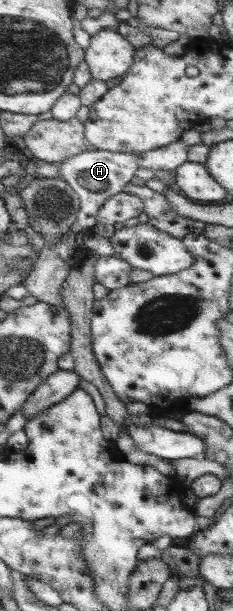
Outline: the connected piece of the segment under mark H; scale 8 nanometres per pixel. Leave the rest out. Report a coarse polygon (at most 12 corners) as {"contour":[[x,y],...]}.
{"contour":[[91,149],[60,163],[80,197],[70,227],[91,231],[124,191],[142,155]]}

